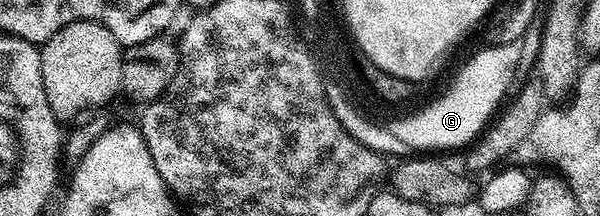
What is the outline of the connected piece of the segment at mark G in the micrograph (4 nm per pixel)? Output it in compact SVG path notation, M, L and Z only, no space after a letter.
M507 40L498 46L486 45L482 49L462 64L461 71L454 76L445 94L439 95L418 114L405 114L402 127L394 127L397 134L405 138L405 142L413 142L413 146L424 146L427 152L453 150L456 146L465 148L490 125L491 119L510 93L509 85L521 62L521 46L517 40Z

